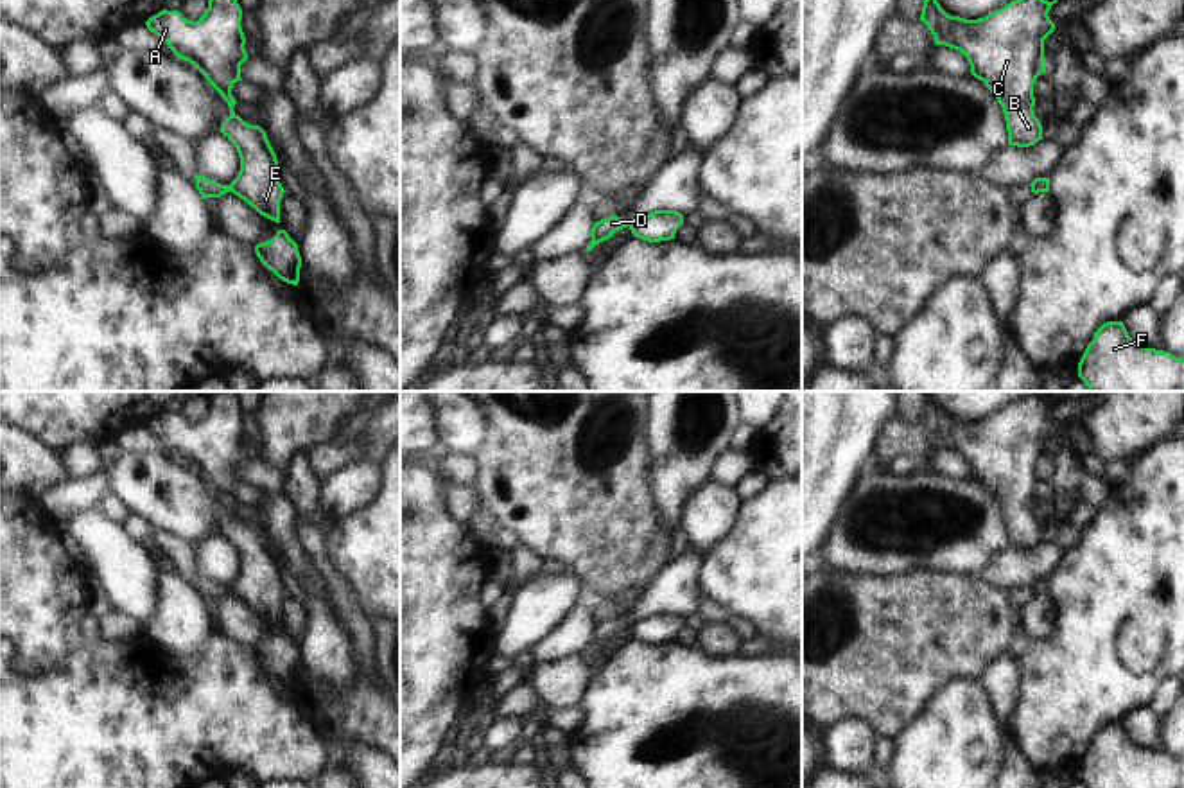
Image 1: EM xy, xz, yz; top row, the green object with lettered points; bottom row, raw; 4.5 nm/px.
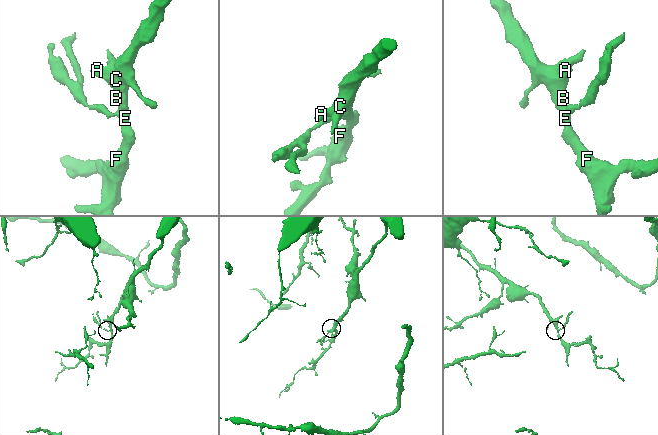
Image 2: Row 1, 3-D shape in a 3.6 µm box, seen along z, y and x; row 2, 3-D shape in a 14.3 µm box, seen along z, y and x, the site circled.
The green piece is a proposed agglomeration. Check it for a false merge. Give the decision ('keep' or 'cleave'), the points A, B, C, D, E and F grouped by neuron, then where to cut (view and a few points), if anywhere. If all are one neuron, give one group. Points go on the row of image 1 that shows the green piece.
cleave; A B C E F / D; cut in xz along (637, 218), (628, 225)

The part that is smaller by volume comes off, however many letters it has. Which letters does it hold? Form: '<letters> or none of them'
D

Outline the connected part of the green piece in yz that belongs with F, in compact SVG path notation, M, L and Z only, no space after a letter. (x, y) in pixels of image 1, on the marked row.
M1107 321L1087 345L1078 377L1089 391L1184 391L1184 359L1137 345L1123 321Z

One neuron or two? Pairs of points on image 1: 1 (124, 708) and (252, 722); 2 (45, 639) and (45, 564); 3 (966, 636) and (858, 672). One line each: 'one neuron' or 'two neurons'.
1: one neuron
2: one neuron
3: one neuron

